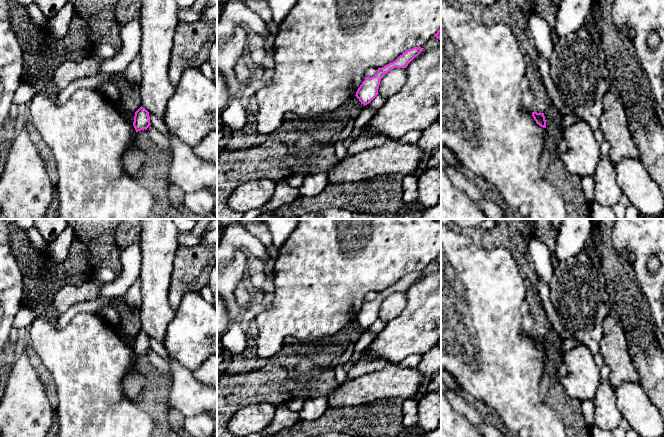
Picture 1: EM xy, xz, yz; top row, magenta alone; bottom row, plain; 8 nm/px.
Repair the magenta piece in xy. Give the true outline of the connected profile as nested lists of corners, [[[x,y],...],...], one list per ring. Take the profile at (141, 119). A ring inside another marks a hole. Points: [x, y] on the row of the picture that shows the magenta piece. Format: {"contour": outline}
{"contour": [[[142,106],[135,112],[133,126],[136,132],[141,130],[147,130],[151,125],[149,112]]]}

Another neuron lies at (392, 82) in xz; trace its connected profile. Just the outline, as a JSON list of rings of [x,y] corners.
[[[394,68],[381,79],[378,93],[387,99],[401,90],[406,79],[405,68]]]

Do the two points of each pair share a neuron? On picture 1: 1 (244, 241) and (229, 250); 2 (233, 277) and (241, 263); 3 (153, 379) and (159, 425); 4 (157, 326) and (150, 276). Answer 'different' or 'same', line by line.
1: same
2: same
3: same
4: same

